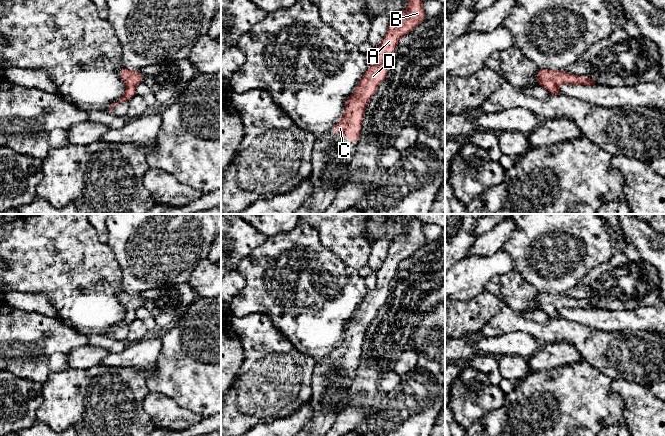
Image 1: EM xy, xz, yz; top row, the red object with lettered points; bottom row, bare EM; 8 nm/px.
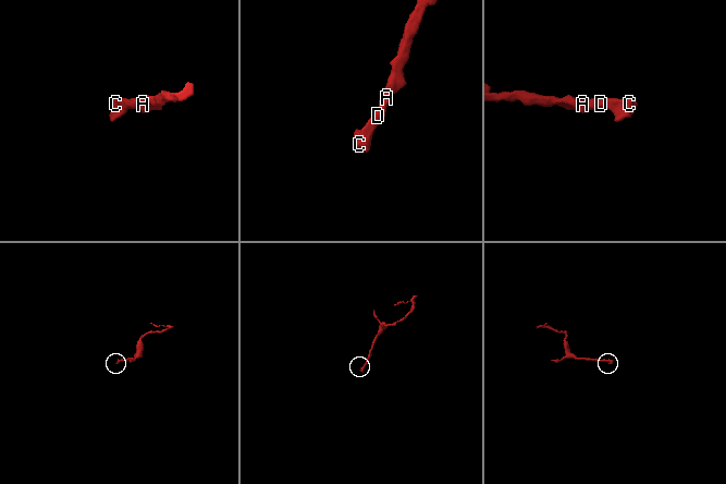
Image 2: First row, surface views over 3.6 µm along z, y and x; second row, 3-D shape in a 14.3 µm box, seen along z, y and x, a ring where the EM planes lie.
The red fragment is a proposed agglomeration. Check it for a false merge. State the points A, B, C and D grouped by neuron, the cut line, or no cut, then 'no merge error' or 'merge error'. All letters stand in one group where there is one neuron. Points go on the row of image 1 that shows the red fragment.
groups A B C D; cut none; no merge error

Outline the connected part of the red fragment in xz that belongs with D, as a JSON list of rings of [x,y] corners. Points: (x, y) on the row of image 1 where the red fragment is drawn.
[[[408,0],[408,9],[404,12],[398,12],[389,20],[386,36],[376,48],[376,63],[367,68],[354,93],[346,101],[346,108],[341,121],[332,128],[336,138],[344,134],[350,143],[358,142],[366,106],[379,84],[386,78],[389,61],[395,52],[399,39],[409,34],[426,18],[423,0]]]

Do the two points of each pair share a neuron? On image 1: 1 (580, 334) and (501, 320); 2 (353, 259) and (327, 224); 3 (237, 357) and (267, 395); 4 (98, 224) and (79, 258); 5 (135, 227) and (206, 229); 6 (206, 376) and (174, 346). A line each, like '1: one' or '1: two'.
1: one
2: one
3: two
4: two
5: one
6: one

